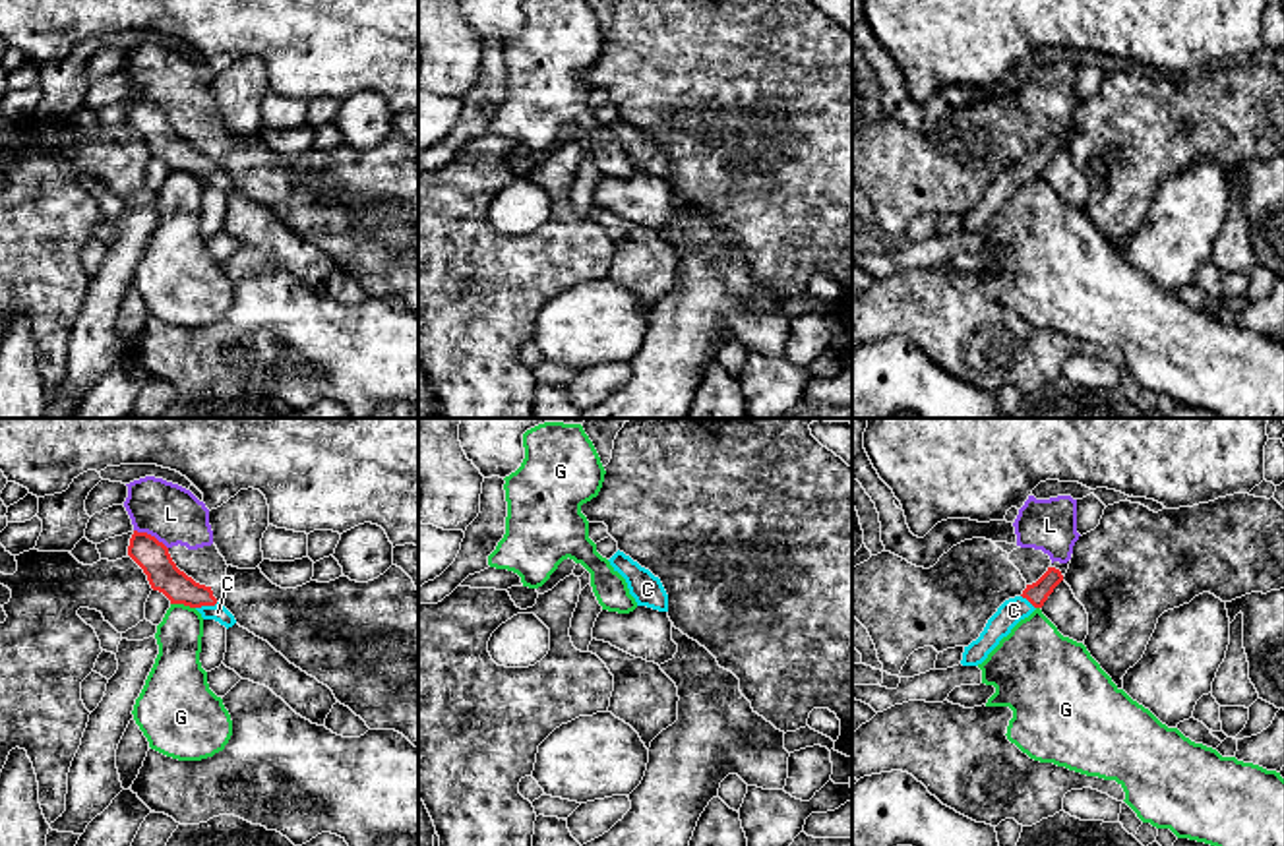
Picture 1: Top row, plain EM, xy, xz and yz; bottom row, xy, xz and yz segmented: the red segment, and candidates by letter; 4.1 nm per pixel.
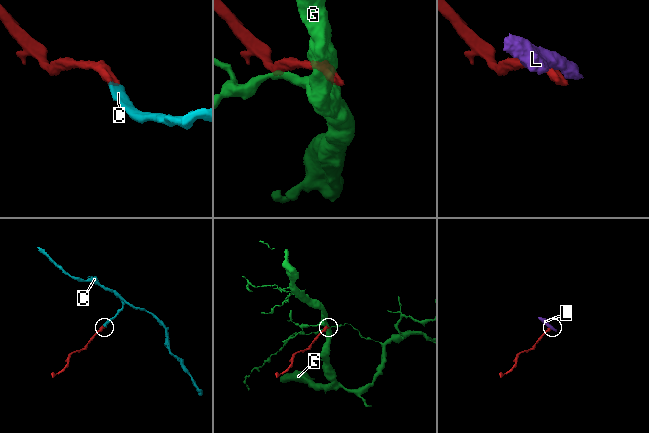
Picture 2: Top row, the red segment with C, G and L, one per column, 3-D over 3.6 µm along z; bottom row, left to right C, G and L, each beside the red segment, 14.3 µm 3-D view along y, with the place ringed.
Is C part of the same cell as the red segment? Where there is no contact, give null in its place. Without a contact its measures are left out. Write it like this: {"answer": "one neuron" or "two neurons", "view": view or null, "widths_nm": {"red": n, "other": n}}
{"answer": "one neuron", "view": "xy", "widths_nm": {"red": 140, "other": 70}}

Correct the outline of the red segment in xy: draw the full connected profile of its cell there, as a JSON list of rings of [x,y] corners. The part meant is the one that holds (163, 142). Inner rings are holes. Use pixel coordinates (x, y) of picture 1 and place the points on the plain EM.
[[[134,97],[128,122],[143,136],[153,157],[163,159],[170,170],[196,174],[203,186],[215,186],[227,196],[234,182],[217,168],[211,153],[196,149],[172,128],[168,114],[147,99]]]

